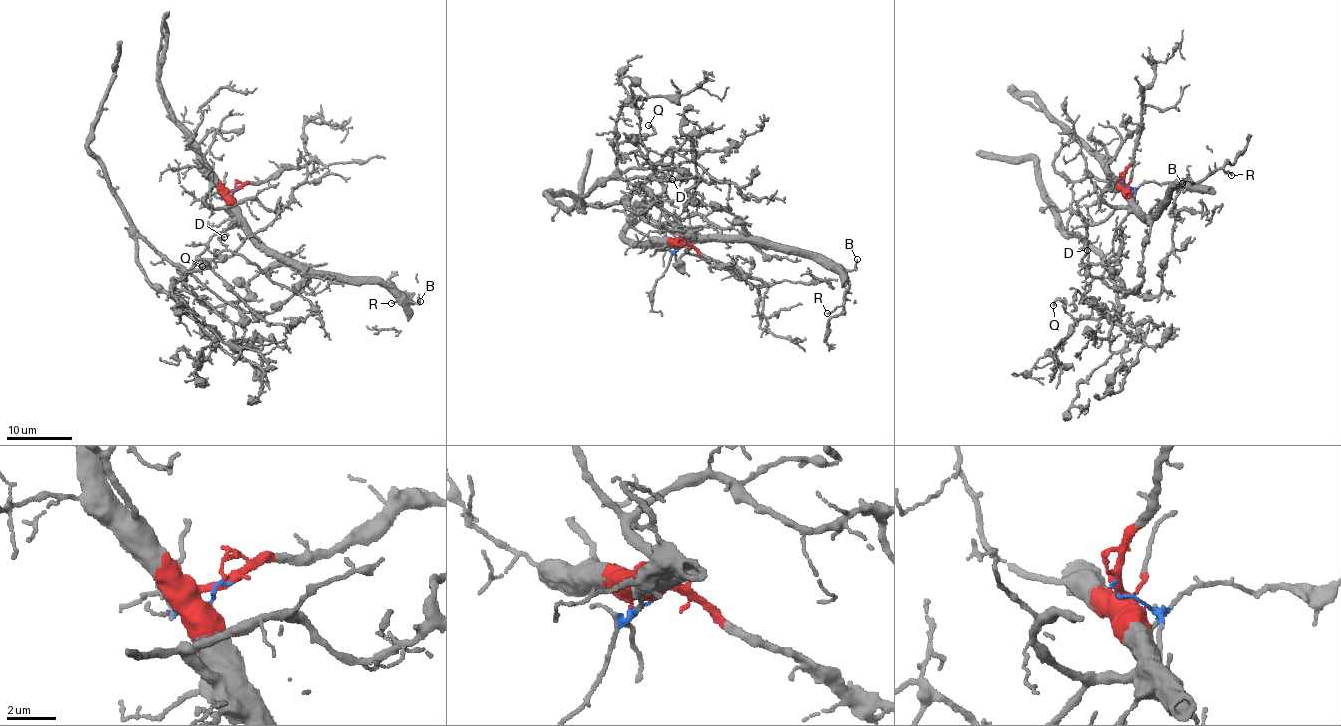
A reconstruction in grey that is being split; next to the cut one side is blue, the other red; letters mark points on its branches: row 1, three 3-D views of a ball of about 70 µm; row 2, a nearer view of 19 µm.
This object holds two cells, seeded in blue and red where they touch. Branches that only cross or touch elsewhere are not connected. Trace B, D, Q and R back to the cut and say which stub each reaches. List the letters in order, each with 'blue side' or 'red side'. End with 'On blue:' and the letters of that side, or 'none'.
B: red side
D: blue side
Q: blue side
R: red side
On blue: D, Q

